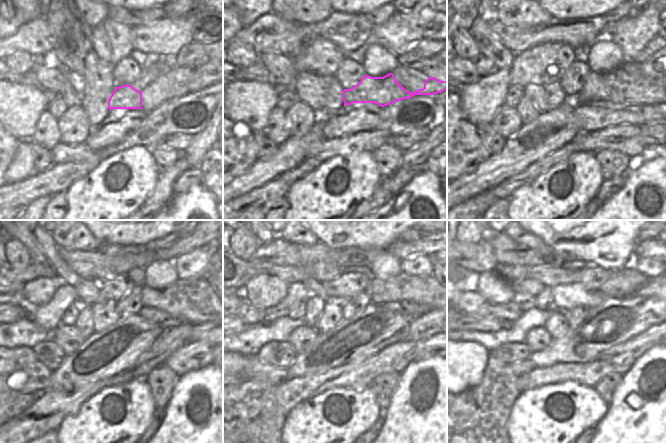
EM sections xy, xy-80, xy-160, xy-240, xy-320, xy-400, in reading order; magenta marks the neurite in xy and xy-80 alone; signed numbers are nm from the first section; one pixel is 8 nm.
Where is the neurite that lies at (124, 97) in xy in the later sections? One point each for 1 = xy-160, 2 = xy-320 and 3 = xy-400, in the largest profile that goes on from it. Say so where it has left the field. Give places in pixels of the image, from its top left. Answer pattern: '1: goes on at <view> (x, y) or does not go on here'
1: goes on at xy-160 (628, 84)
2: goes on at xy-320 (424, 291)
3: goes on at xy-400 (613, 288)

